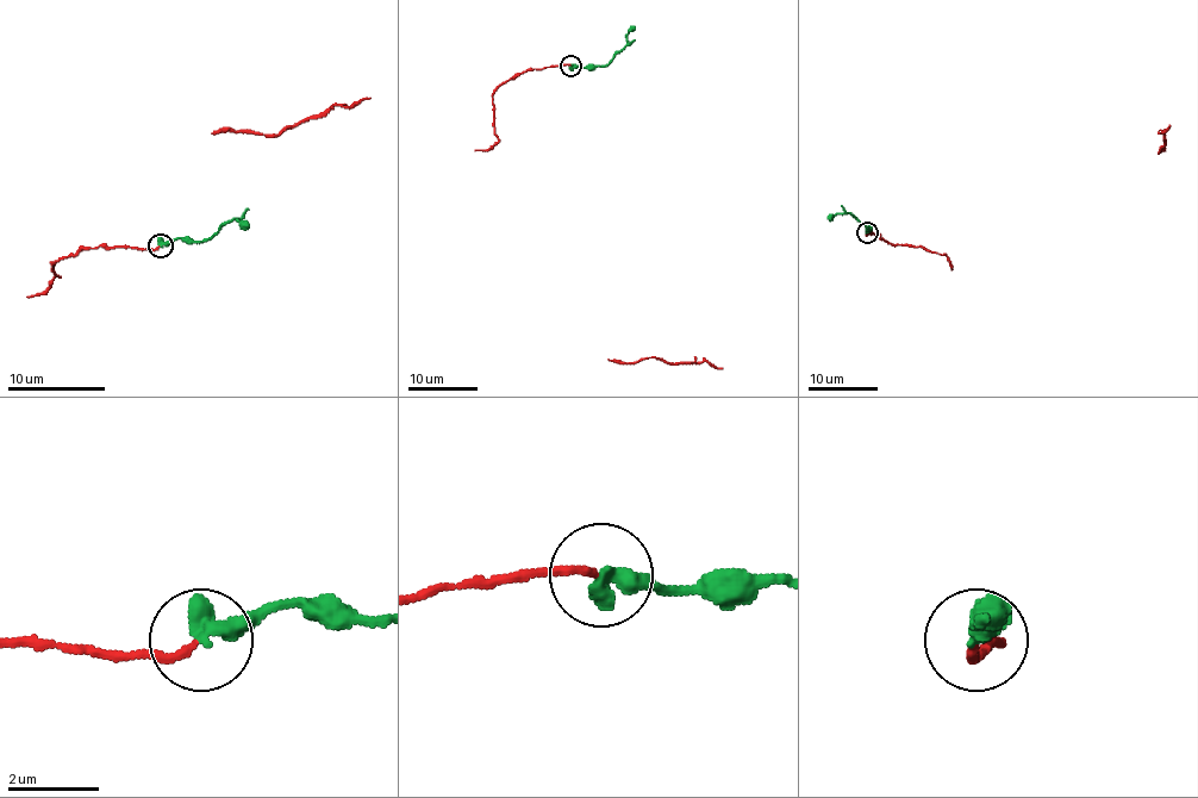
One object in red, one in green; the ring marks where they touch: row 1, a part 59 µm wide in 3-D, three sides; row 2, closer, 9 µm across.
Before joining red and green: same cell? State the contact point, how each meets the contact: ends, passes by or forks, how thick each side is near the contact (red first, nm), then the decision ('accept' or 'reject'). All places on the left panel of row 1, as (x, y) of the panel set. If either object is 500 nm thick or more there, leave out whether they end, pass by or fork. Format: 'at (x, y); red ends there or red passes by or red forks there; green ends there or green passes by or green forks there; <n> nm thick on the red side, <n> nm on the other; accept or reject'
at (160, 245); 170 nm thick on the red side, 500 nm on the other; accept

